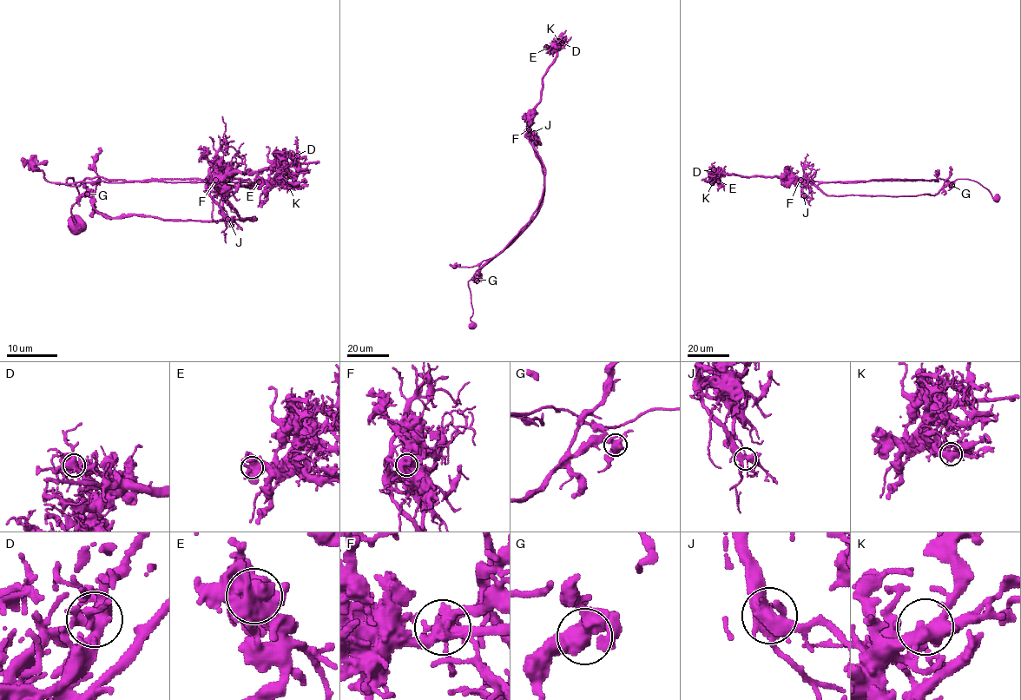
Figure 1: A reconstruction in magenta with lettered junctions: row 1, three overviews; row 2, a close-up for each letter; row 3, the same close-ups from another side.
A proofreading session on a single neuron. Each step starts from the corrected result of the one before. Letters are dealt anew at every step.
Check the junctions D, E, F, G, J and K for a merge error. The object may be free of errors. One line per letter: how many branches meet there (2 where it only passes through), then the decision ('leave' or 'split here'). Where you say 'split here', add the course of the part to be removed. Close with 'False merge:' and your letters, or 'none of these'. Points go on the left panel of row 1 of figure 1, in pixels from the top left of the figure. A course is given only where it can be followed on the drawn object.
D: branches 7; leave
E: branches 6; leave
F: branches 6; split here; course (215, 180), (207, 177), (226, 194), (253, 181), (98, 177), (76, 186), (68, 178), (79, 194), (74, 227)
G: branches 4; leave
J: branches 5; leave
K: branches 6; leave
False merge: F

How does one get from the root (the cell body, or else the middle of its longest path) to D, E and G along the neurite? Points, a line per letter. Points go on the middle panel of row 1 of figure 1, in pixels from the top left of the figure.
D: (471, 326), (469, 280), (530, 222), (542, 198), (543, 174), (529, 113), (562, 42)
E: (471, 326), (469, 280), (530, 222), (542, 198), (543, 174), (529, 113), (556, 56), (553, 46), (546, 47)
G: (471, 326), (469, 280), (539, 206), (543, 174), (534, 146), (544, 168), (541, 201), (477, 280)

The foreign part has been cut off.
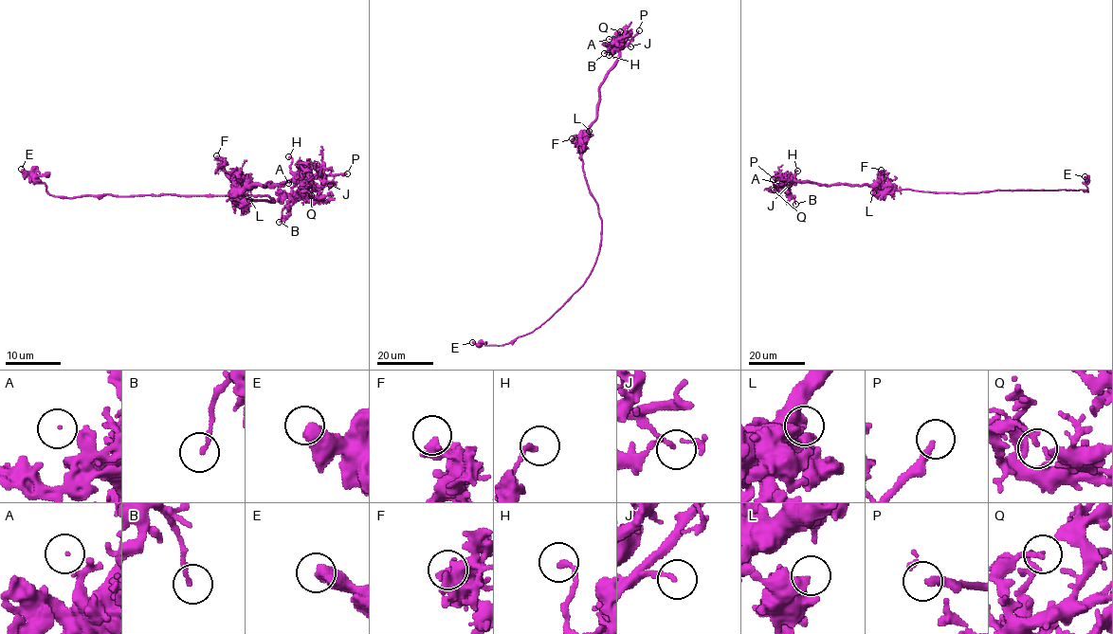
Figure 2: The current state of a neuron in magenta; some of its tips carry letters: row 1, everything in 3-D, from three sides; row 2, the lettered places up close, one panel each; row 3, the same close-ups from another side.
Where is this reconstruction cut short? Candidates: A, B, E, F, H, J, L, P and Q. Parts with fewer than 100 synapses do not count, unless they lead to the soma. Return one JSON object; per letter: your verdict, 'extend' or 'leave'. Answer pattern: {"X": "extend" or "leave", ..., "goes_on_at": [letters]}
{"A": "leave", "B": "leave", "E": "leave", "F": "leave", "H": "leave", "J": "leave", "L": "leave", "P": "extend", "Q": "leave", "goes_on_at": ["P"]}

